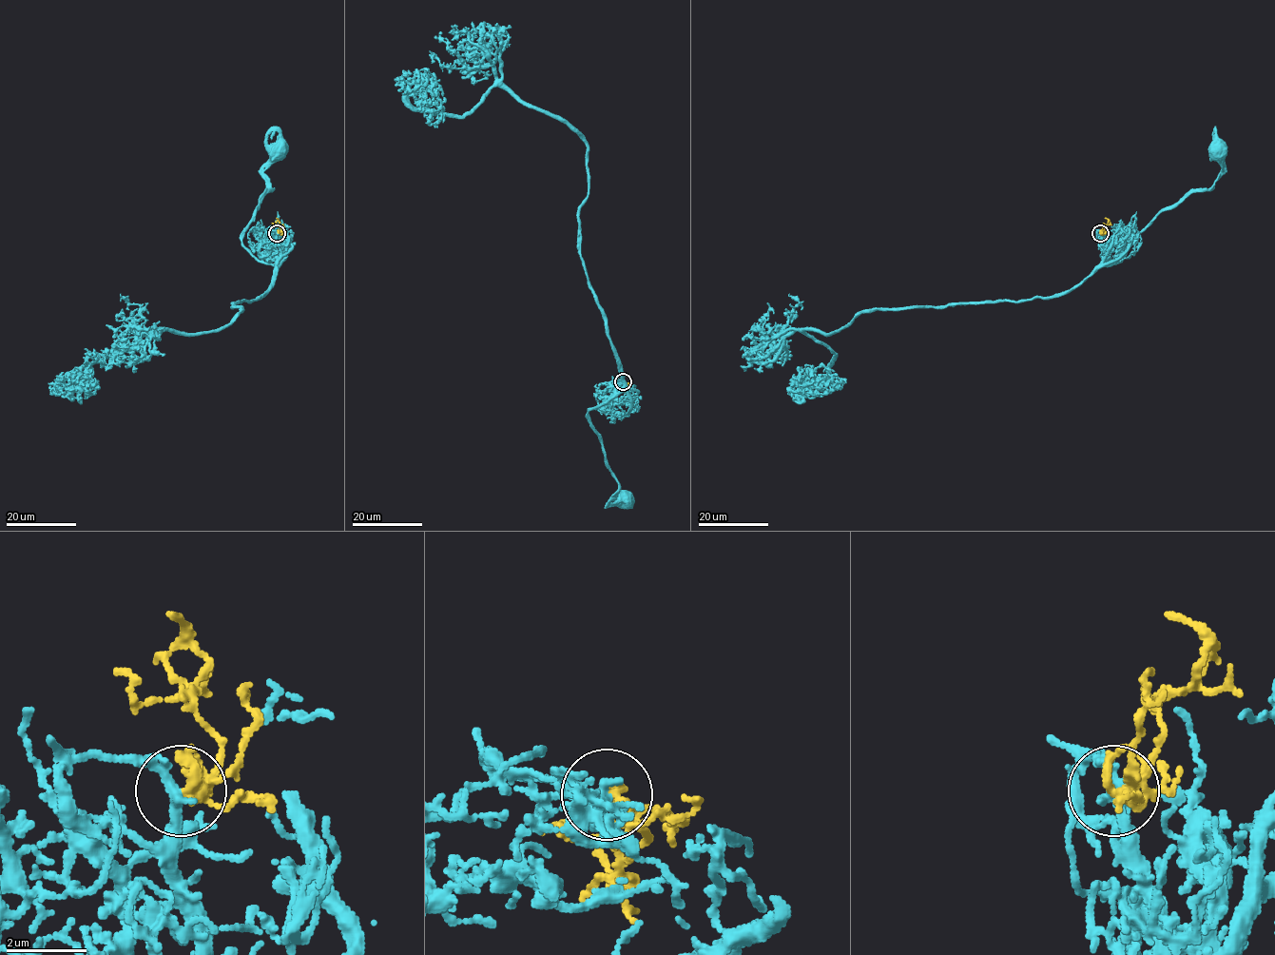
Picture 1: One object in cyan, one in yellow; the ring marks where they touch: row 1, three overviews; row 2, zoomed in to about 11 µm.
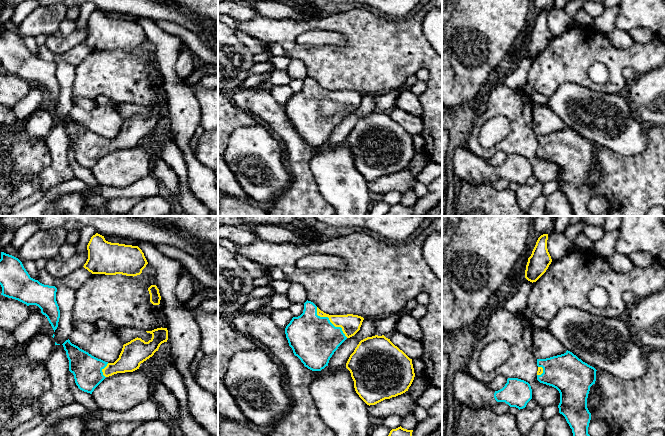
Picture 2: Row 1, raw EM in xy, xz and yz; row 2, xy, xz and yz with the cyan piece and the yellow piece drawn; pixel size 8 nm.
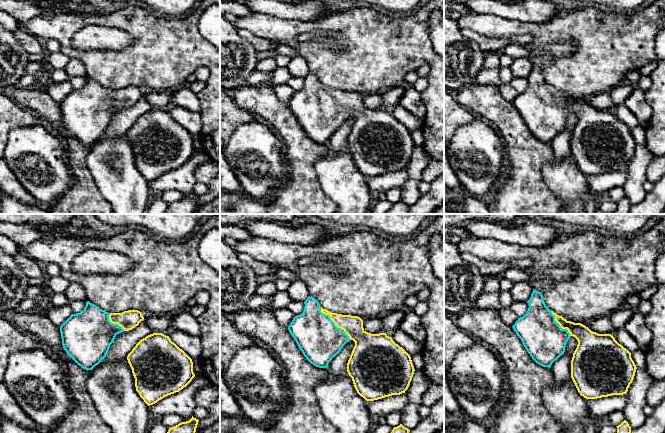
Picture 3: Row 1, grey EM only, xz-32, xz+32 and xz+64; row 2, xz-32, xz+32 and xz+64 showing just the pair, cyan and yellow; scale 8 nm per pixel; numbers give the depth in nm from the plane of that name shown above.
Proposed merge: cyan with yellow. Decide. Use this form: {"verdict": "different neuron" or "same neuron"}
{"verdict": "same neuron"}

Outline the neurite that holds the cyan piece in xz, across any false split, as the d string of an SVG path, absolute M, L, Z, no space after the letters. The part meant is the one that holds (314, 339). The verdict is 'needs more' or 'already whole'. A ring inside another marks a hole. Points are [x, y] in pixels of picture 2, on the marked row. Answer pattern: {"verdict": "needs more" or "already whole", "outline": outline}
{"verdict": "needs more", "outline": "M307 300L303 313L292 318L285 334L294 355L304 366L321 371L328 366L338 347L360 330L363 320L363 317L353 314L326 314Z"}

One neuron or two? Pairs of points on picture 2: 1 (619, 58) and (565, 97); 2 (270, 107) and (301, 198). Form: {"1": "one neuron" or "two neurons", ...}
{"1": "two neurons", "2": "one neuron"}

